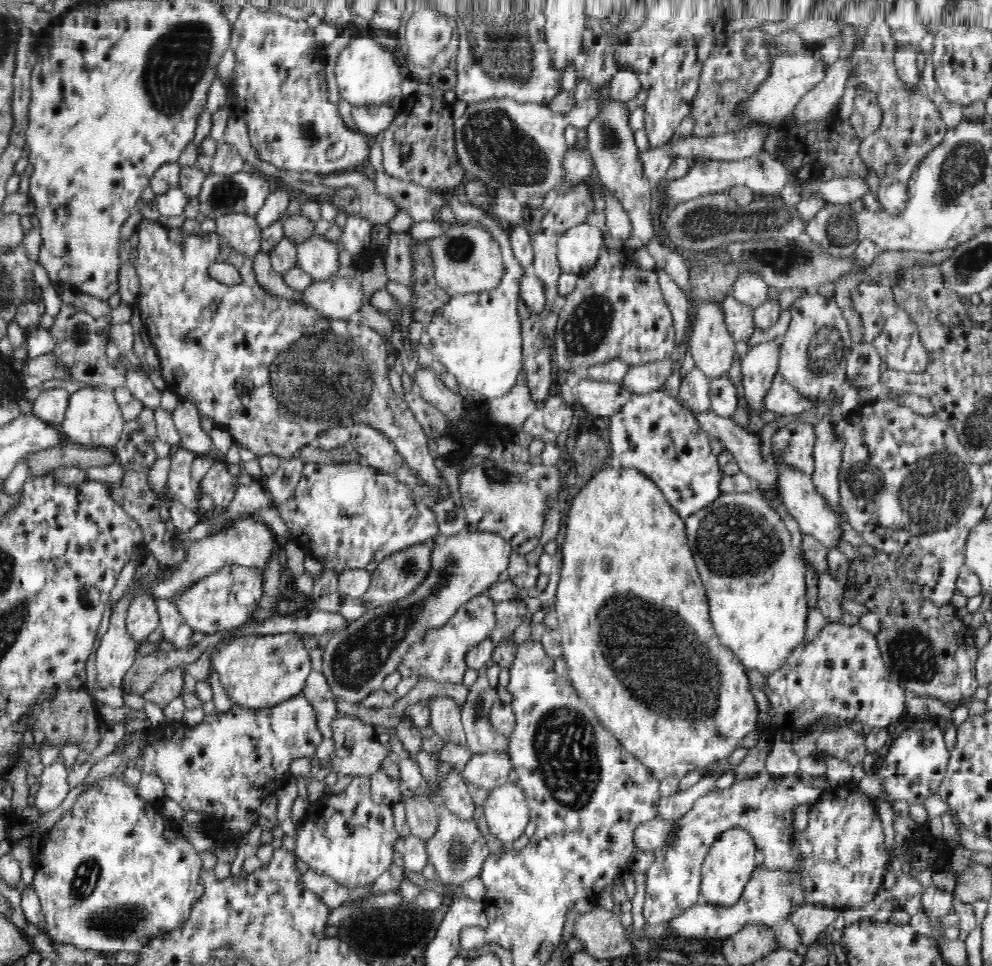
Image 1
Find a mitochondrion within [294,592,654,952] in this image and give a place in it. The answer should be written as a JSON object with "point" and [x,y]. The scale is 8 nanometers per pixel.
{"point":[565,745]}

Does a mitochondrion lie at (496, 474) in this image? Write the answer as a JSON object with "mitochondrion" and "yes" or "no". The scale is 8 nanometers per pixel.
{"mitochondrion":"yes"}

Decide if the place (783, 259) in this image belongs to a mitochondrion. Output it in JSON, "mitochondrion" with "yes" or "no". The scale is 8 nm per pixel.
{"mitochondrion":"yes"}

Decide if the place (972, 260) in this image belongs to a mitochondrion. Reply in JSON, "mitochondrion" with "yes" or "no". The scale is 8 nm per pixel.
{"mitochondrion":"yes"}

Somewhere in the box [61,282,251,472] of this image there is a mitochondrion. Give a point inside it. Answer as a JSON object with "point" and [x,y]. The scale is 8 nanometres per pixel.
{"point":[78,335]}

